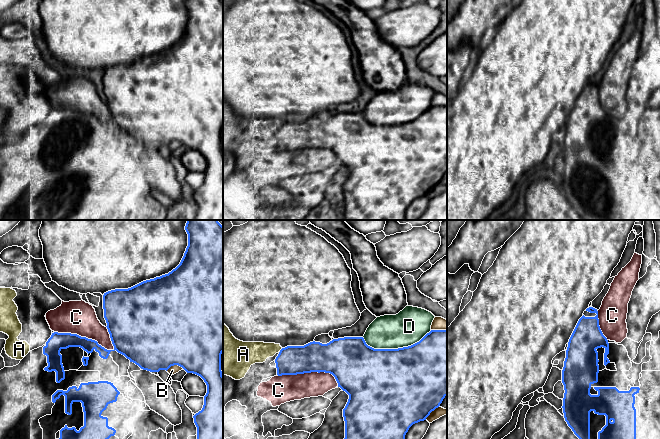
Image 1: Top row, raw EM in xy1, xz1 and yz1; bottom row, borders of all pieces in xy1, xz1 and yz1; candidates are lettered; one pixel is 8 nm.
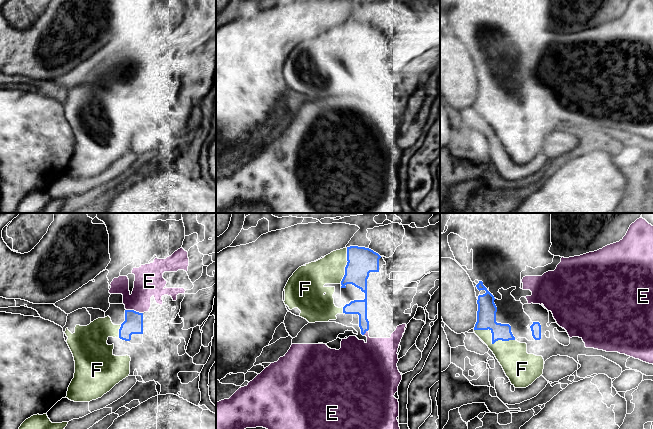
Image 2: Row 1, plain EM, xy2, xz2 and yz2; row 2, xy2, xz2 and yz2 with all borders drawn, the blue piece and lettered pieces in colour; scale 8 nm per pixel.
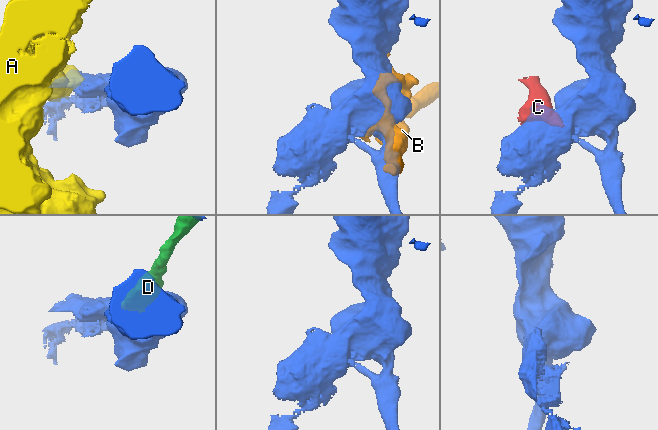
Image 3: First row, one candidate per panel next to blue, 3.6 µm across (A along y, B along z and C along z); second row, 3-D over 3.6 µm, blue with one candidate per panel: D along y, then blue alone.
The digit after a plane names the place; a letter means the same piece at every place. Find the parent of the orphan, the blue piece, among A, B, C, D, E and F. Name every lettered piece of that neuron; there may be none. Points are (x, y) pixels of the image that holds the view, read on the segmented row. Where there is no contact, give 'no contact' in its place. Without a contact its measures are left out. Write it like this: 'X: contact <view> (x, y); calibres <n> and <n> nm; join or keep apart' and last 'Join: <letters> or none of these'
A: contact xz1 (280, 350); calibres 240 and 190 nm; keep apart
B: contact xy1 (174, 364); calibres 500 and 70 nm; keep apart
C: contact xy1 (84, 337); calibres 140 and 280 nm; keep apart
D: contact xz1 (395, 349); calibres 500 and 280 nm; keep apart
E: contact xy2 (134, 311); calibres 160 and 220 nm; keep apart
F: contact yz2 (492, 340); calibres 160 and 240 nm; join
Join: F

